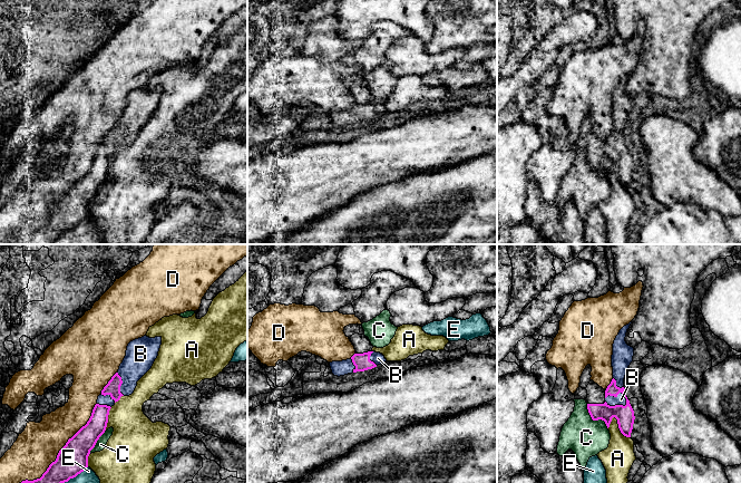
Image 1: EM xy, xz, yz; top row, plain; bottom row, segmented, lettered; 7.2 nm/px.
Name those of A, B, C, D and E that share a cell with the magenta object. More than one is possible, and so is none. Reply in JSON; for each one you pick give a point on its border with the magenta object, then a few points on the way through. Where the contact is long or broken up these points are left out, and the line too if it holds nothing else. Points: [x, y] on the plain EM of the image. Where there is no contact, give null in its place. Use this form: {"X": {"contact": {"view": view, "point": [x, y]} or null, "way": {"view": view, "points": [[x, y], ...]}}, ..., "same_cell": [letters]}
{"B": {"contact": {"view": "yz", "point": [620, 142]}}, "same_cell": ["B"]}

